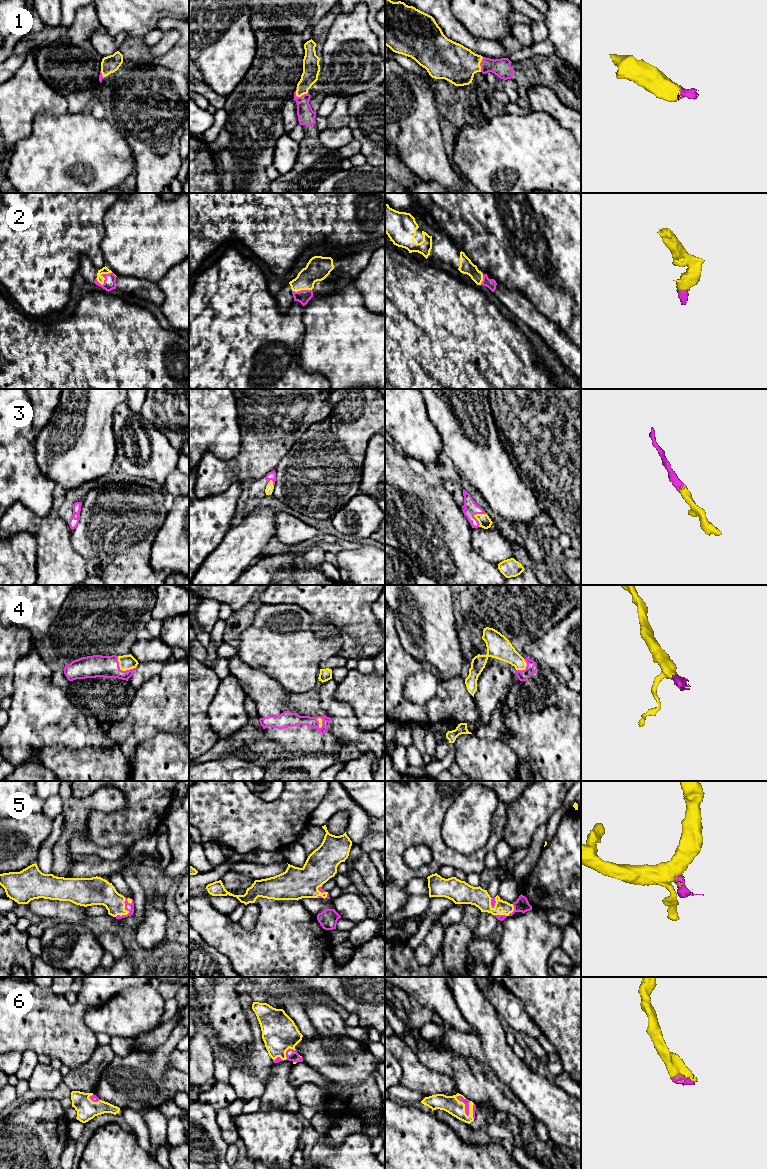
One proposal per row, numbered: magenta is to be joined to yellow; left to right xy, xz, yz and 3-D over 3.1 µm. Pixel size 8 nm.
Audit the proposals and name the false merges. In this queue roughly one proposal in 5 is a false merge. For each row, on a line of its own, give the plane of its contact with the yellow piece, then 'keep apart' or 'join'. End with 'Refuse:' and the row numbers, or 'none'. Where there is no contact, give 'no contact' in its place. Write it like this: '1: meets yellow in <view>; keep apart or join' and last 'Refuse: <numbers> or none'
1: meets yellow in xz; join
2: meets yellow in xy; join
3: meets yellow in yz; join
4: meets yellow in xy; join
5: meets yellow in xy; join
6: meets yellow in yz; join
Refuse: none

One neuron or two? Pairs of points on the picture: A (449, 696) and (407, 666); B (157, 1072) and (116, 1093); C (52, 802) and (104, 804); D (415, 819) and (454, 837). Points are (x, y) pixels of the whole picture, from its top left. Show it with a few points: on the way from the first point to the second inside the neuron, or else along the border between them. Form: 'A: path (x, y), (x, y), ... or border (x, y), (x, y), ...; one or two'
A: path (429, 709), (410, 709), (397, 696), (397, 686); one
B: path (147, 1079), (128, 1081), (126, 1083); one
C: border (64, 801), (62, 813); two
D: border (447, 809), (441, 835), (455, 850); two

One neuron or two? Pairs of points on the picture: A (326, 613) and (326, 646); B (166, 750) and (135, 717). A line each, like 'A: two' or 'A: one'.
A: two
B: two

